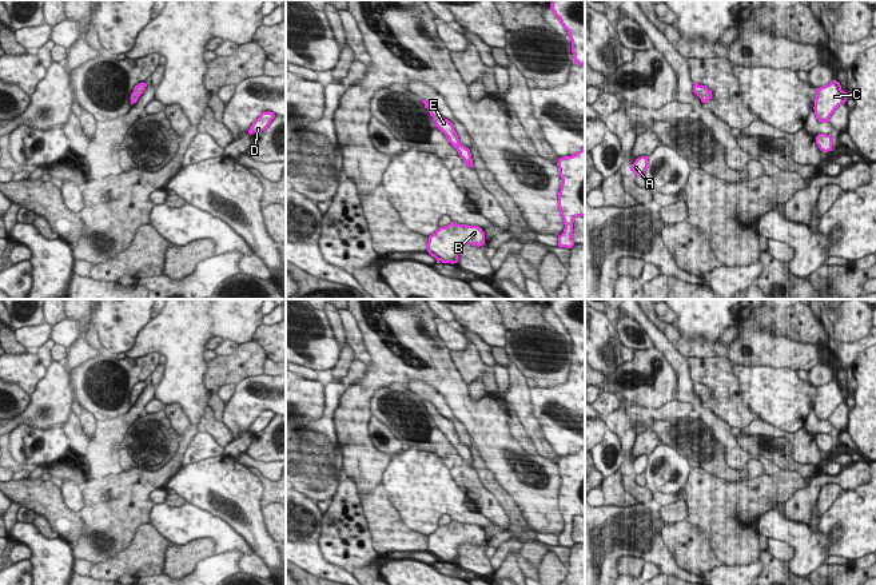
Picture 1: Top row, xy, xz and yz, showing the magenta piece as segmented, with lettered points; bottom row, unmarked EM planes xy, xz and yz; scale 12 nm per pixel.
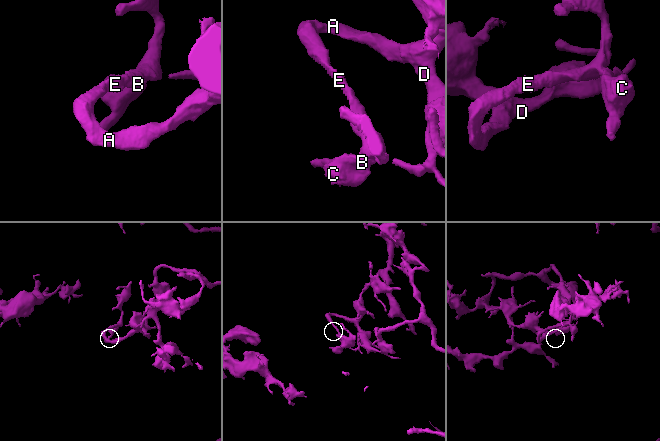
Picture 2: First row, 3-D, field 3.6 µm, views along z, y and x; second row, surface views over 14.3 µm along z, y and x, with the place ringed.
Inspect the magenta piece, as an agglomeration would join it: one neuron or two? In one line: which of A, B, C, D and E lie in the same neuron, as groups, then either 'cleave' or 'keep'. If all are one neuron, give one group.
A B C D E | keep

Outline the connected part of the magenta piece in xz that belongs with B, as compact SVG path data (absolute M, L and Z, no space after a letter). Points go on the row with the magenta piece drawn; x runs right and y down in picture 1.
M450 222L429 236L427 252L437 259L437 263L454 264L459 259L458 247L461 244L474 244L479 247L483 243L485 232L481 227Z

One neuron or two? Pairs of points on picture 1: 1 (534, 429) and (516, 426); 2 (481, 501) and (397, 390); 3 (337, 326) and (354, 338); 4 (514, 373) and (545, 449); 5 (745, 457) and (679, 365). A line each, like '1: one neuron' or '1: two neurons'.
1: two neurons
2: one neuron
3: two neurons
4: one neuron
5: one neuron

